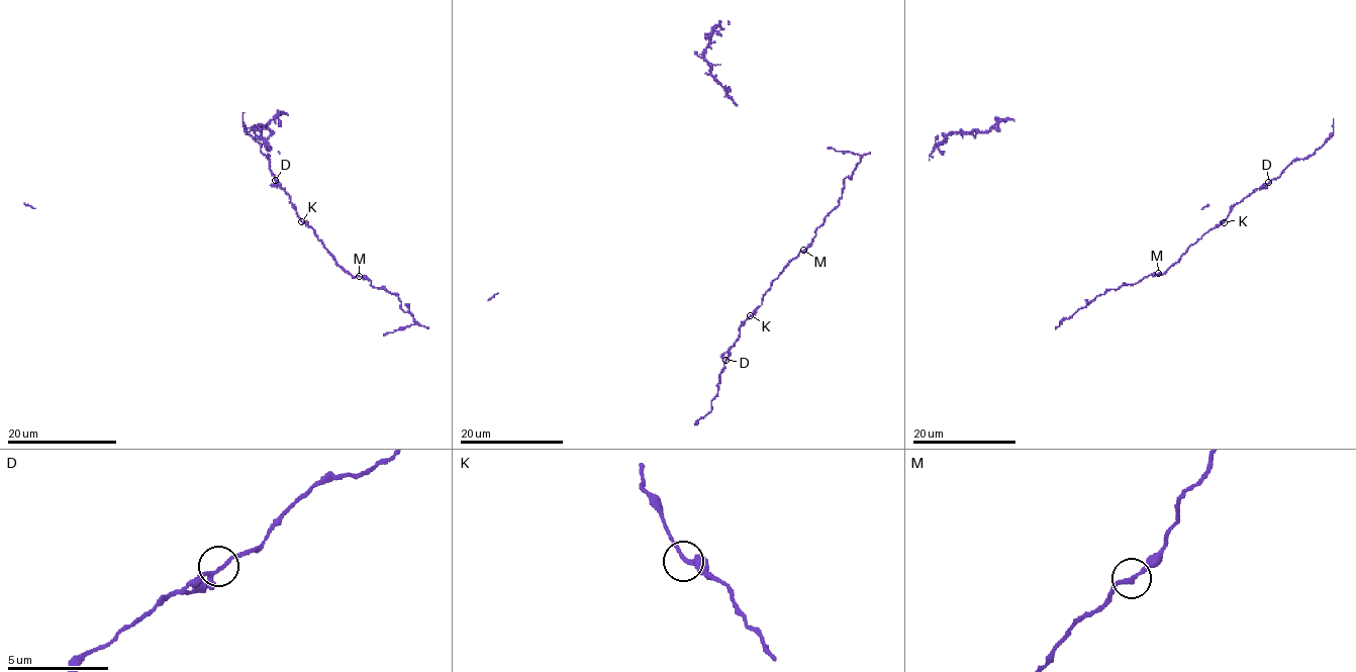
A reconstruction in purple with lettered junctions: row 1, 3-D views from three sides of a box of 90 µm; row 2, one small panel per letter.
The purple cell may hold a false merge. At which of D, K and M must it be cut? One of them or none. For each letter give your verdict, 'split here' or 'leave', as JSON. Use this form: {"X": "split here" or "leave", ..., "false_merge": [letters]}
{"D": "leave", "K": "leave", "M": "leave", "false_merge": []}

